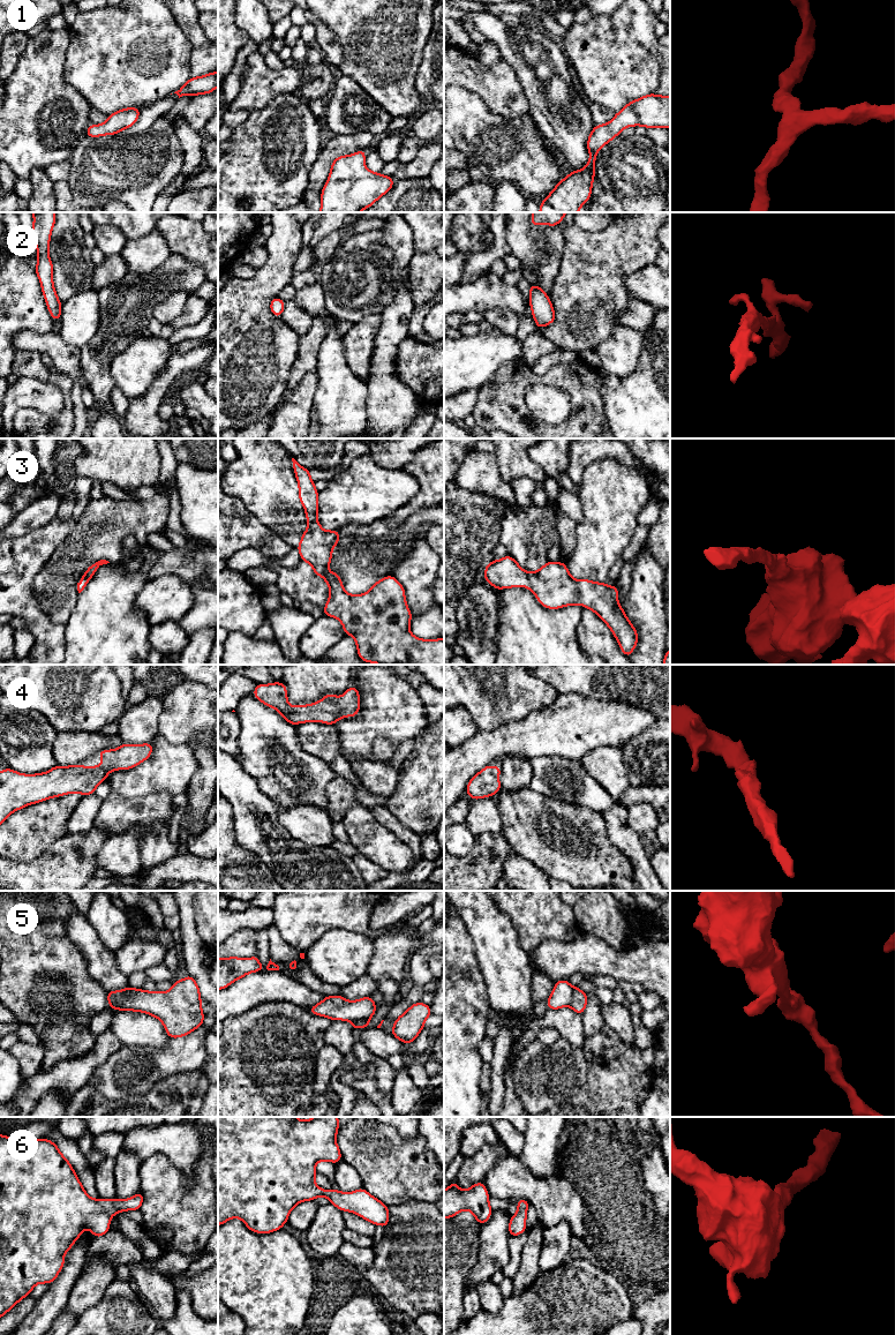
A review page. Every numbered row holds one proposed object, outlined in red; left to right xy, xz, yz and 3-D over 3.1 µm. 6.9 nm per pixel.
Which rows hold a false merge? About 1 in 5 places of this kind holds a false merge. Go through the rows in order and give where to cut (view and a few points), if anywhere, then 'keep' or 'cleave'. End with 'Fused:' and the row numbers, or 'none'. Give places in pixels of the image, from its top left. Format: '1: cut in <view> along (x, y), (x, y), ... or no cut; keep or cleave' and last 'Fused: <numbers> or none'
1: no cut; keep
2: no cut; keep
3: no cut; keep
4: no cut; keep
5: cut in xy along (132, 988), (120, 998), (108, 1000); cleave
6: no cut; keep
Fused: 5

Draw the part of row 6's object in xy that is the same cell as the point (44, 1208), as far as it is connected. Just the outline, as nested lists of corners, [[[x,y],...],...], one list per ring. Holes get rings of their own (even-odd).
[[[0,1134],[0,1318],[29,1296],[36,1284],[50,1284],[58,1277],[65,1265],[63,1254],[84,1229],[90,1229],[95,1238],[101,1237],[110,1231],[113,1215],[138,1210],[143,1200],[141,1191],[126,1200],[95,1200],[87,1194],[72,1164],[53,1141],[13,1139]]]

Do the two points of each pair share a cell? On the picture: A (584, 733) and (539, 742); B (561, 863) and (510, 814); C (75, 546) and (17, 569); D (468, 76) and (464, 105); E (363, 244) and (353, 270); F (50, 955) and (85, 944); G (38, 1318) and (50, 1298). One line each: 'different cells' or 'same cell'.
A: same cell
B: same cell
C: different cells
D: different cells
E: same cell
F: different cells
G: same cell

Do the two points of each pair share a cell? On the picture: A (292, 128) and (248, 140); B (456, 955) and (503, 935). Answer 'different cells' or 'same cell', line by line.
A: same cell
B: different cells

